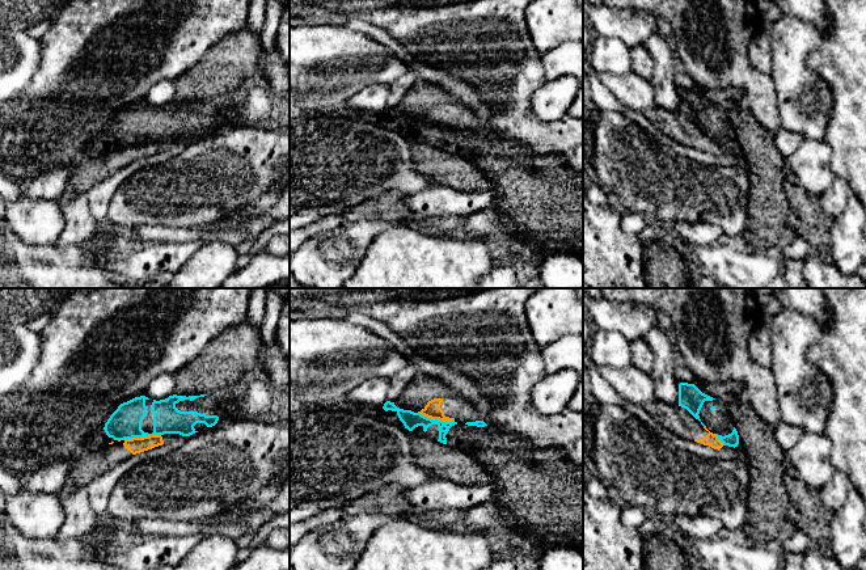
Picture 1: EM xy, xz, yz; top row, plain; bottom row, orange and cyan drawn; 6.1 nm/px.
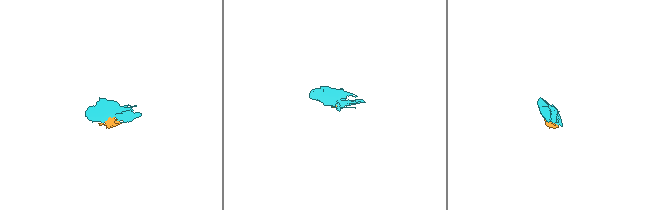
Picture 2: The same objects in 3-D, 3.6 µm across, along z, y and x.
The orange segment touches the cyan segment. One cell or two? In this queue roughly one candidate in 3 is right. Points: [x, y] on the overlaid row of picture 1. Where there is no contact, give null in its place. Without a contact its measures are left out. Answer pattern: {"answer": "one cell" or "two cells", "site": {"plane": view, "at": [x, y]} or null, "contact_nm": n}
{"answer": "two cells", "site": {"plane": "xy", "at": [143, 436]}, "contact_nm": 240}

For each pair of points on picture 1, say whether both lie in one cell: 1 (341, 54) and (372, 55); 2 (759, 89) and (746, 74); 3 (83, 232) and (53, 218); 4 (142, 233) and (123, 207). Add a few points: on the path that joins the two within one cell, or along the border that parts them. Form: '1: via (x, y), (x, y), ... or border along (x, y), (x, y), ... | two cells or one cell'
1: via (349, 55), (364, 55) | one cell
2: via (755, 85), (747, 77) | one cell
3: border along (62, 211), (64, 228), (56, 240) | two cells
4: border along (168, 226), (135, 226), (132, 228) | two cells

